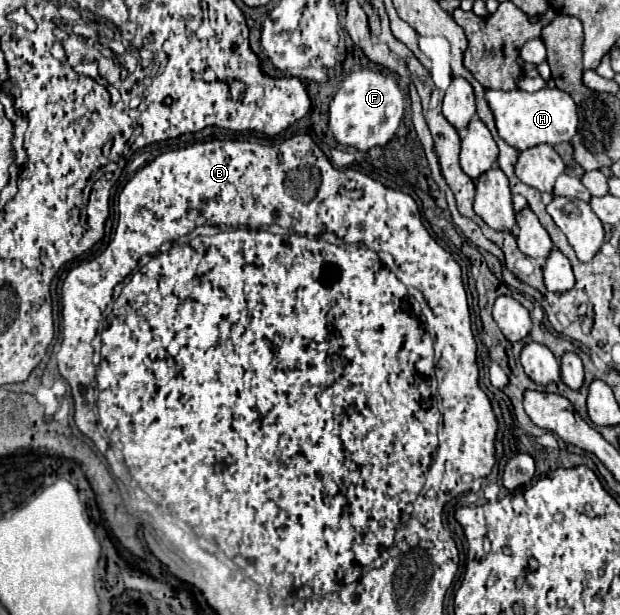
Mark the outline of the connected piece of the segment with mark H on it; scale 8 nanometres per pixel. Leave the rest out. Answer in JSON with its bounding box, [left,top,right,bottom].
[486,88,578,150]

